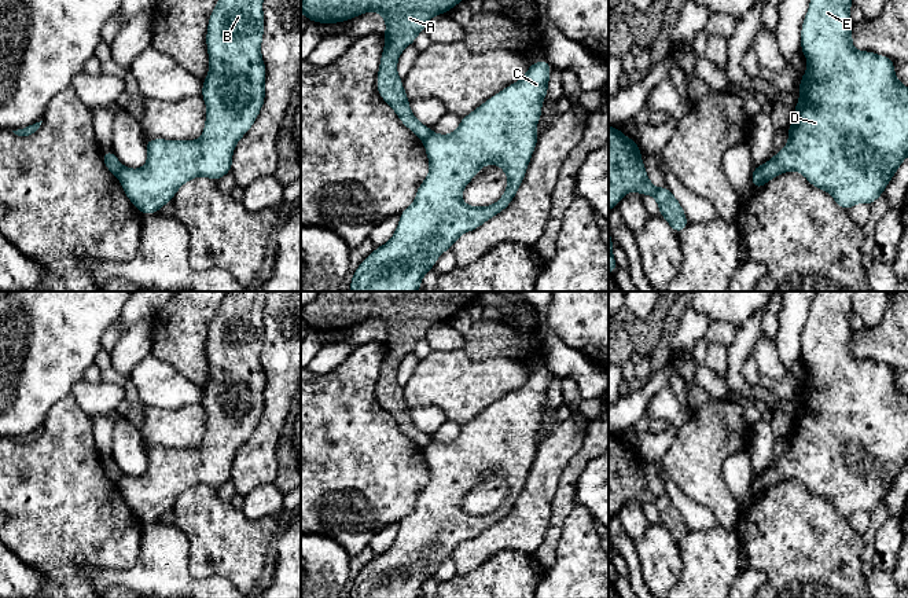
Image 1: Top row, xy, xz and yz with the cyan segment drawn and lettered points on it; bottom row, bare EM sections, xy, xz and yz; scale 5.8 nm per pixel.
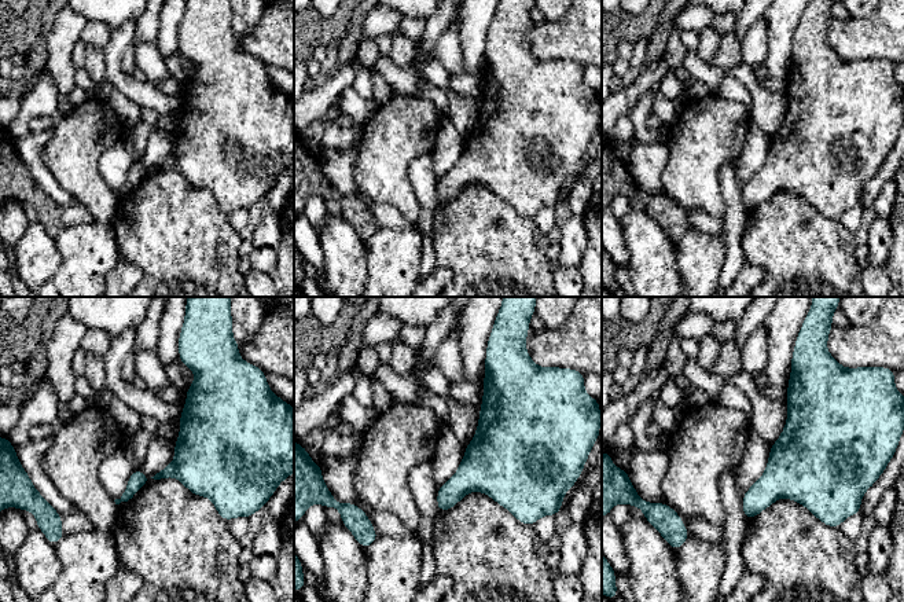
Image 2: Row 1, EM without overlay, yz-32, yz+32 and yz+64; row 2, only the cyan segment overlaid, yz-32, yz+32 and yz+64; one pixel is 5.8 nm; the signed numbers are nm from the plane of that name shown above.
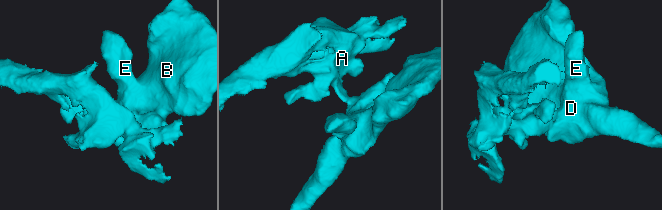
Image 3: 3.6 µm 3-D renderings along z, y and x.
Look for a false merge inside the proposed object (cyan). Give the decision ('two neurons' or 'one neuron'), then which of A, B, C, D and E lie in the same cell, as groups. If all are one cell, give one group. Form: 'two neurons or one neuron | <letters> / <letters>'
two neurons | A / B C D E

